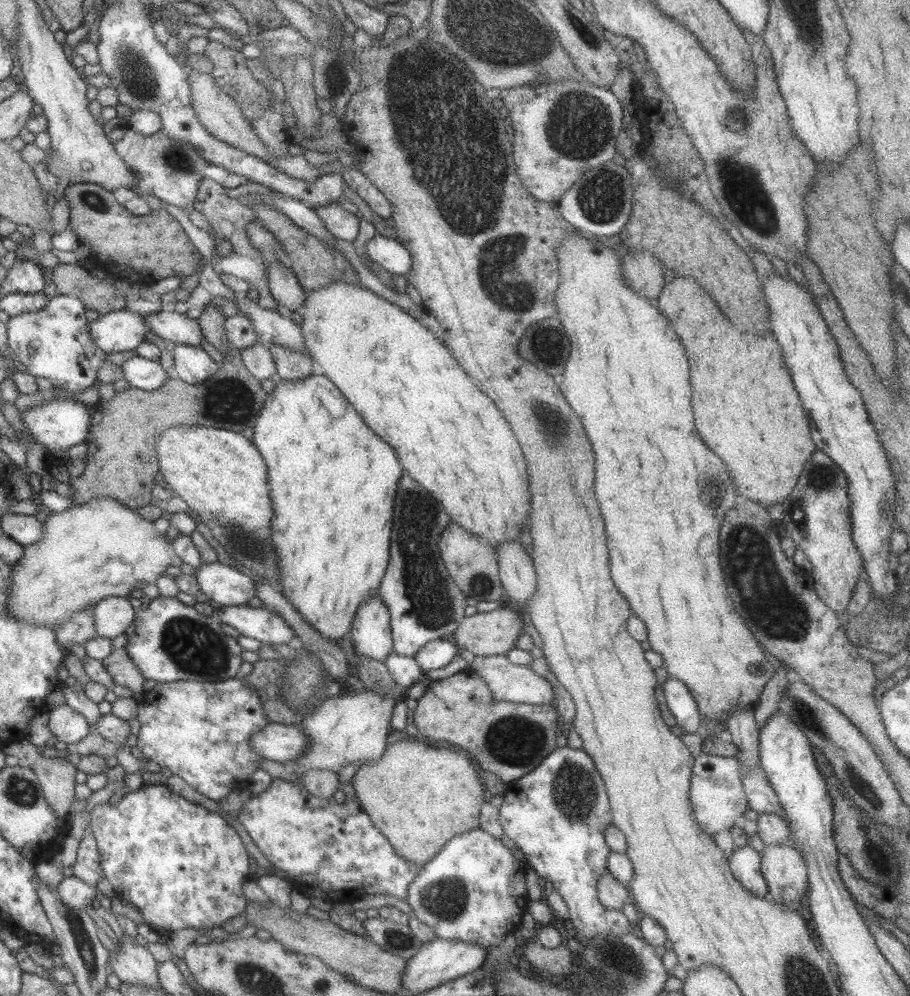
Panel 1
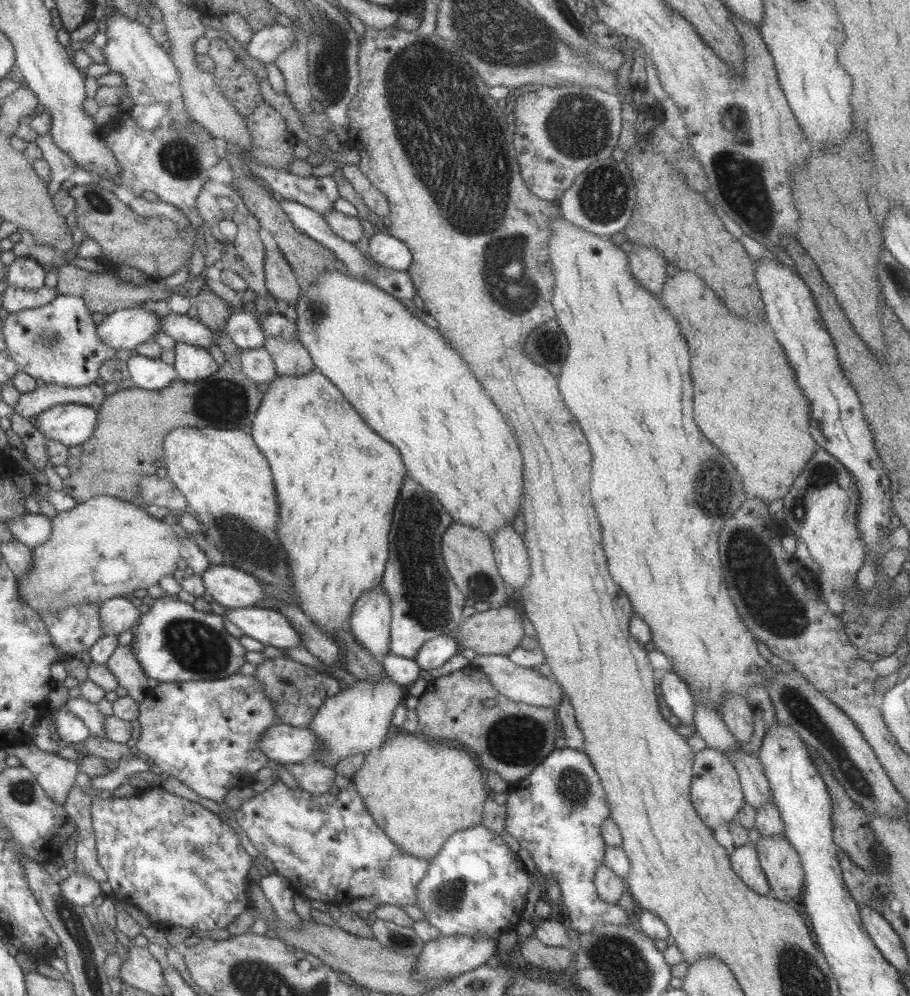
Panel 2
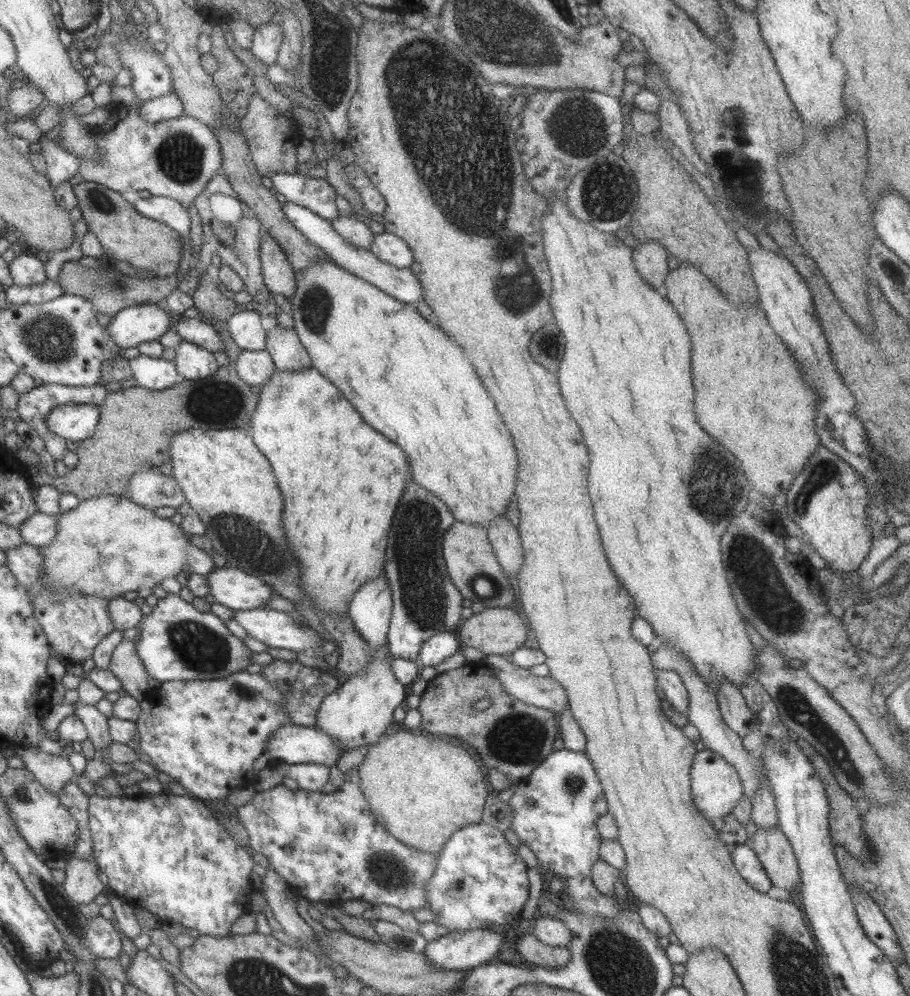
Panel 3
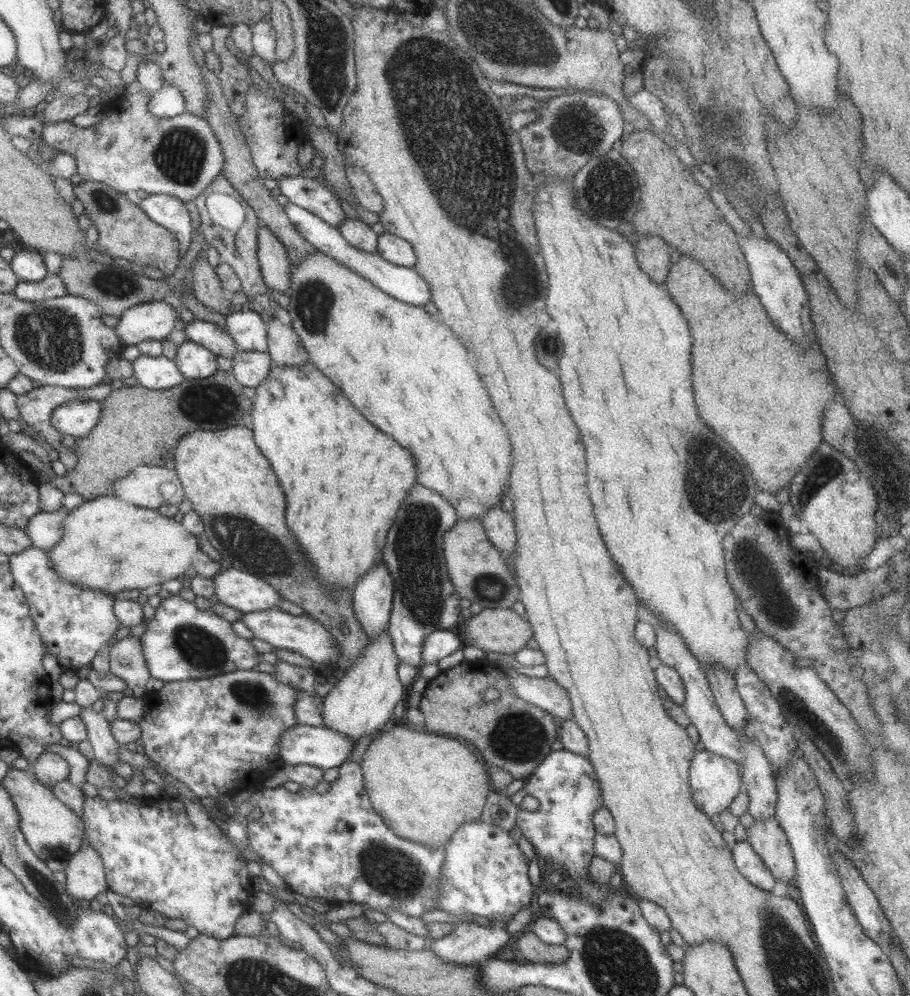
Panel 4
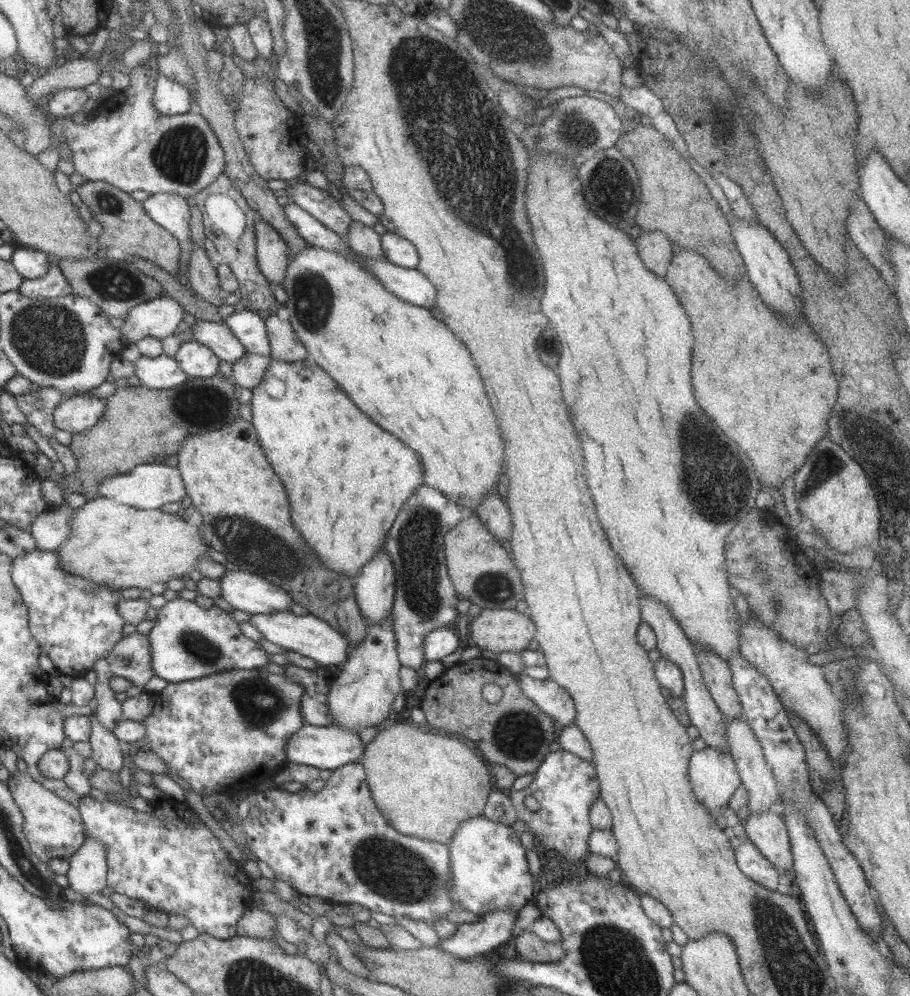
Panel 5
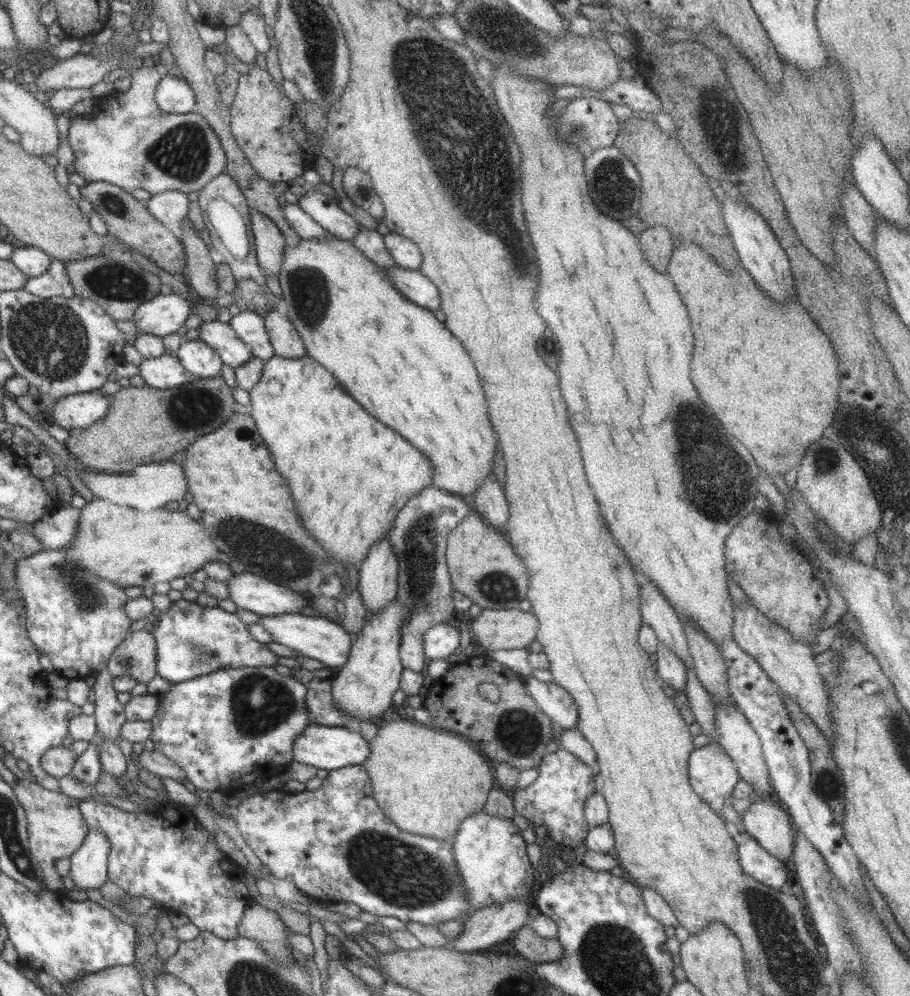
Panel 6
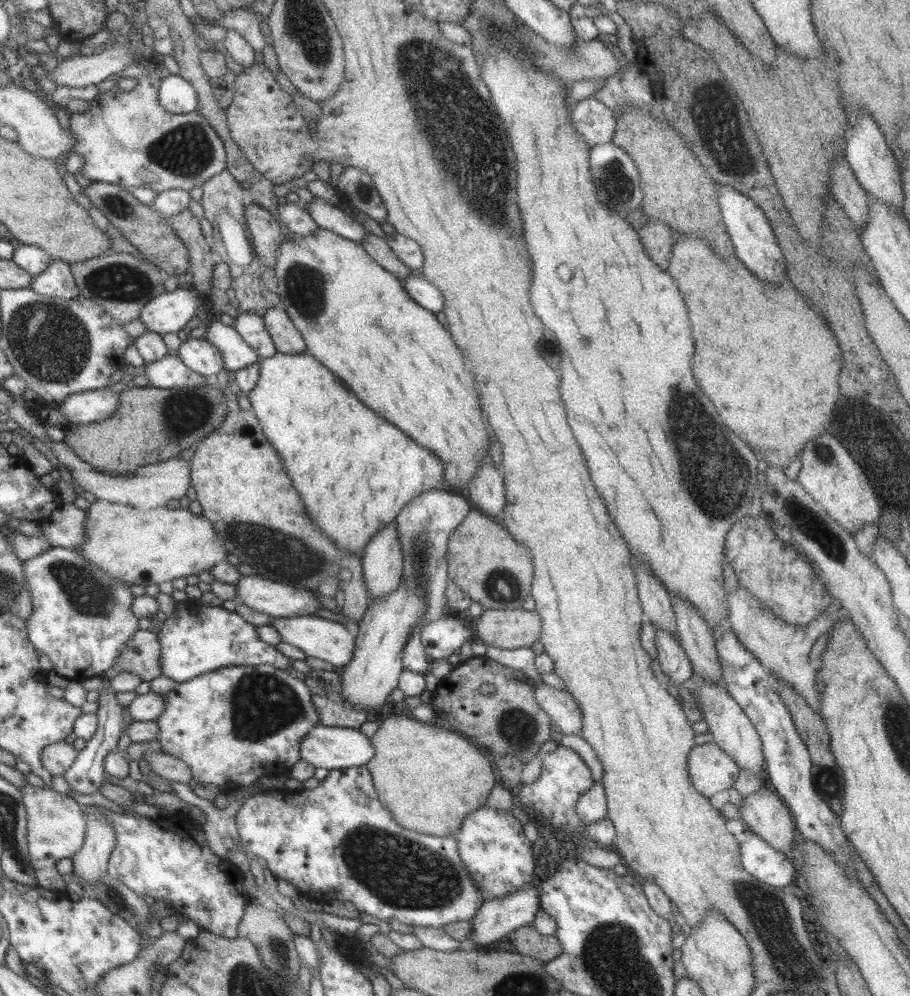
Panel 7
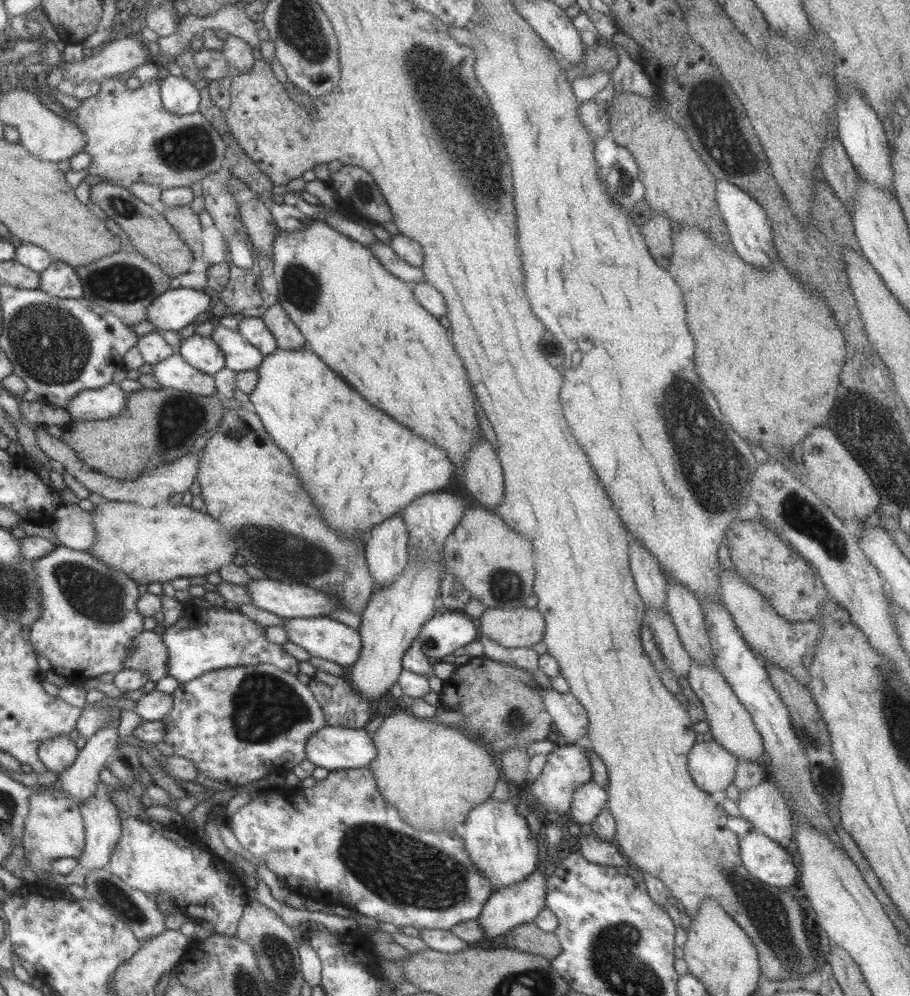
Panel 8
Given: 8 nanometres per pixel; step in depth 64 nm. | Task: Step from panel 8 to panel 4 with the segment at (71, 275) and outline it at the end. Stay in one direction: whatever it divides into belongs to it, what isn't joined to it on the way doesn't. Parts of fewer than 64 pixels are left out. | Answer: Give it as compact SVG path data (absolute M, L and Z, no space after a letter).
M50 273L40 282L19 282L14 287L13 293L16 298L27 300L28 302L38 302L68 294L64 281L59 275Z

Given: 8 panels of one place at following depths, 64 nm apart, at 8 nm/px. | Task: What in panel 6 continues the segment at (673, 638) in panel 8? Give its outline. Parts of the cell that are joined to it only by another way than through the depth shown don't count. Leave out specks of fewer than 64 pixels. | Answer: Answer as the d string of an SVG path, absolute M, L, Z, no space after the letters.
M659 644L657 648L657 676L664 686L671 686L676 693L685 690L687 668L675 652Z

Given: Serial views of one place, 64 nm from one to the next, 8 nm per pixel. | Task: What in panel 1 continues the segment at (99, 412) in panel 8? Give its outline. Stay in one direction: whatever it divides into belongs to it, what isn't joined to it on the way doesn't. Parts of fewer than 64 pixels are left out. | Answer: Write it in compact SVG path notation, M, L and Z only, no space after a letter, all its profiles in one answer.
M53 397L43 405L34 405L27 411L22 411L21 419L22 424L26 427L26 432L29 432L38 444L46 448L49 457L56 451L68 451L71 446L86 440L91 425L90 415L83 402L76 399L54 399Z

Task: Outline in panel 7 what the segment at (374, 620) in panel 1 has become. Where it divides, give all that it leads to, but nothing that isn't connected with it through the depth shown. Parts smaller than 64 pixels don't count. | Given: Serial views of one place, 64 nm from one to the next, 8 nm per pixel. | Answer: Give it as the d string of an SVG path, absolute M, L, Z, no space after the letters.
M396 522L388 524L370 539L361 557L361 565L370 602L385 599L390 592L400 587L403 560Z

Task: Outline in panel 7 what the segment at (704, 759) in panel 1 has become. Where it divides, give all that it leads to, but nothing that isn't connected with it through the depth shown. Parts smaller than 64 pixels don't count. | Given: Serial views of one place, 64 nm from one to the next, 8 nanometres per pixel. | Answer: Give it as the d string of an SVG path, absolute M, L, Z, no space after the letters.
M709 738L690 751L688 770L695 789L713 800L716 794L733 787L741 768Z

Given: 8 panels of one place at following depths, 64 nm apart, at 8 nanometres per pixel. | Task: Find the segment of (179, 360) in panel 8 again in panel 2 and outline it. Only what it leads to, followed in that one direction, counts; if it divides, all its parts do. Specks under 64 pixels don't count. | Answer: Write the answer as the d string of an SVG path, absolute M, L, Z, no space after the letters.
M136 354L127 360L132 382L144 390L162 390L168 383L179 378L176 366L166 364L160 357L148 358Z

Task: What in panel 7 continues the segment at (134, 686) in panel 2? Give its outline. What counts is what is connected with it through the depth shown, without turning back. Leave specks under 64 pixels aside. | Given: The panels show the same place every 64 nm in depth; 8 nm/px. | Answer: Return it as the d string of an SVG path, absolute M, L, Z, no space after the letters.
M138 629L114 659L113 665L104 672L104 677L113 679L119 672L138 675L150 682L161 676L161 644L157 634L149 629Z

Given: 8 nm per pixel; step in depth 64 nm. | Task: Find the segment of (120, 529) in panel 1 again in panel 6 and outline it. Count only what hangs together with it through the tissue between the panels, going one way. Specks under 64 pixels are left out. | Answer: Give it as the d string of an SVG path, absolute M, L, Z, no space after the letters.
M95 498L81 509L76 538L65 546L63 552L72 562L97 574L102 580L109 580L124 589L134 586L146 589L154 588L158 582L170 582L196 572L205 562L216 561L221 550L206 533L205 524L190 518L184 511L170 512L163 508L142 511Z

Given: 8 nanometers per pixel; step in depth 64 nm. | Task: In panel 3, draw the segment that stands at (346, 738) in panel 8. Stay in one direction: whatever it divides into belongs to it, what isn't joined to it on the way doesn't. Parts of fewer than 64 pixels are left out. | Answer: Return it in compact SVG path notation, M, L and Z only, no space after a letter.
M282 725L268 740L267 749L272 757L288 764L318 763L332 766L344 753L336 739L319 728Z

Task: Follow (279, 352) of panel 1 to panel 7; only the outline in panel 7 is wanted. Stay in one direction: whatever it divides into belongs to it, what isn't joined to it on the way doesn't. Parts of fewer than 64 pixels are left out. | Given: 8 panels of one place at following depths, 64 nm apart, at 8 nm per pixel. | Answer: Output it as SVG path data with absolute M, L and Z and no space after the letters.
M274 306L262 308L262 314L277 352L300 354L306 351L305 340L286 311Z

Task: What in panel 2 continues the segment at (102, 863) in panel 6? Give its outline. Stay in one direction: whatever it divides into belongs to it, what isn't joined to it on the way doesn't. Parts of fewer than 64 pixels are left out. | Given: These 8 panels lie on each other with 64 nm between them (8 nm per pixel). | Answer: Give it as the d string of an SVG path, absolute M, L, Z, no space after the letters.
M70 872L69 877L60 882L62 894L68 902L81 907L88 906L96 900L103 892L100 889L100 882L83 874L83 872Z

